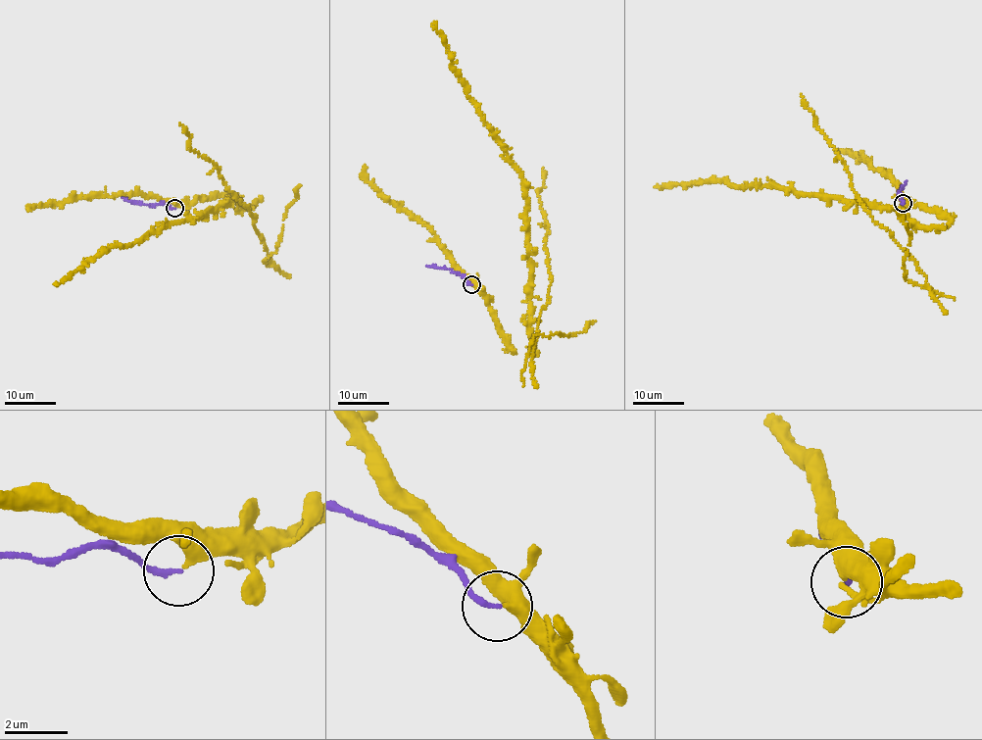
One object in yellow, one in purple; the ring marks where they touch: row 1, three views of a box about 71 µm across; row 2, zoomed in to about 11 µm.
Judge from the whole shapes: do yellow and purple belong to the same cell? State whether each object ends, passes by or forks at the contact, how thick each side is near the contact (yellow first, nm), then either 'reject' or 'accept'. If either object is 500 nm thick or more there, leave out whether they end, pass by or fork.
yellow ends; purple ends; calibres 440 and 180 nm; reject

